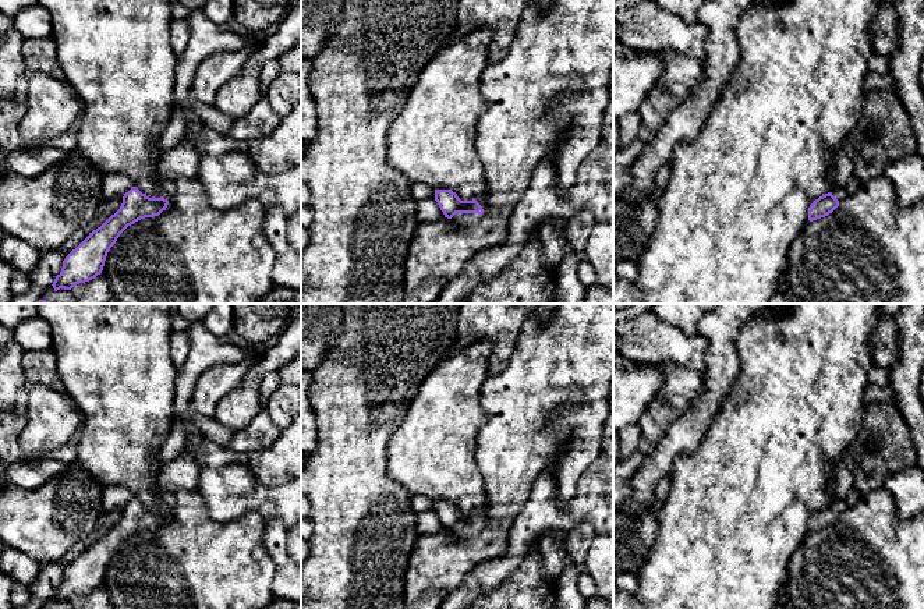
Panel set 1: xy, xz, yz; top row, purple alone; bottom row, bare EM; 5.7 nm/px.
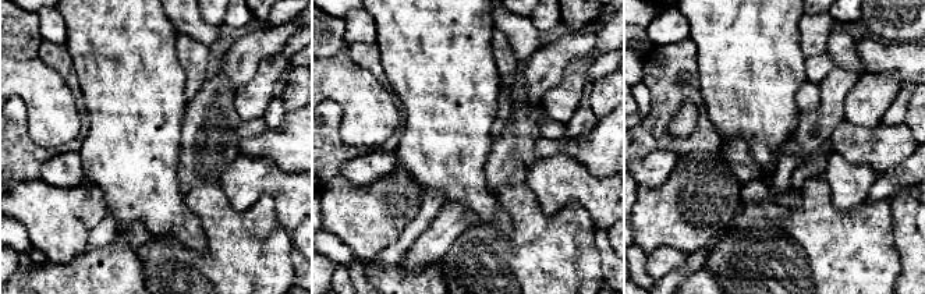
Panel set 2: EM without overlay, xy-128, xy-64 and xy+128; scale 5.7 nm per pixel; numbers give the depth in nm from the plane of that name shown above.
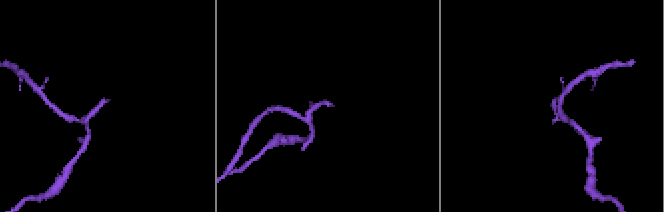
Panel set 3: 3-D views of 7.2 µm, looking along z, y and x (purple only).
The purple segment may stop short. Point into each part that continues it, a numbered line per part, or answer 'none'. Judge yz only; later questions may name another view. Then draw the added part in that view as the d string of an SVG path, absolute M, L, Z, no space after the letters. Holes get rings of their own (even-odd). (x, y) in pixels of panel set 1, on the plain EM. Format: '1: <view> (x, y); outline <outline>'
1: yz (839, 505); outline M838 496L833 498L831 504L839 514L843 513L849 507L847 502Z

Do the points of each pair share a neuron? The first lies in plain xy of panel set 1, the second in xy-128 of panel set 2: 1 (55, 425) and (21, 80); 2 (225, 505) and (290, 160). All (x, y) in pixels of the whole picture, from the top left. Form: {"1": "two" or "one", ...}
{"1": "one", "2": "two"}

